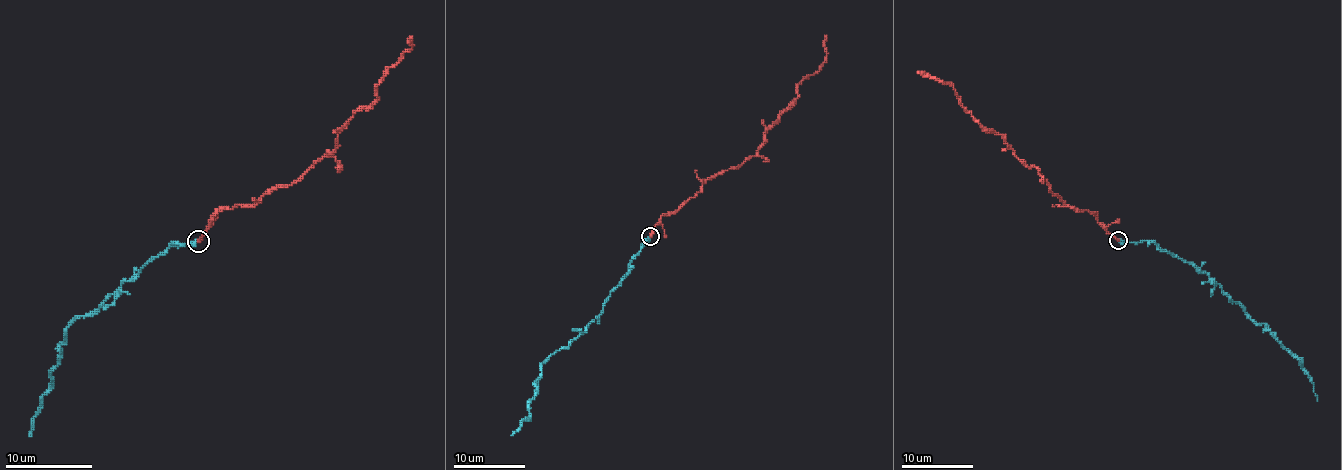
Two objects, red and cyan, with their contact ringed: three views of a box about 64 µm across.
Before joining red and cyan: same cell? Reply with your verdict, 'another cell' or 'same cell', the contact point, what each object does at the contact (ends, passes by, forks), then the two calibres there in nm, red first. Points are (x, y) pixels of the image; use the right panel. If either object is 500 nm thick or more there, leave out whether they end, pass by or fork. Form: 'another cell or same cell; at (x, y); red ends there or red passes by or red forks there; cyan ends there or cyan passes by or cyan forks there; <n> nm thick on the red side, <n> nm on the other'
same cell; at (1118, 240); red ends there; cyan ends there; 260 nm thick on the red side, 400 nm on the other

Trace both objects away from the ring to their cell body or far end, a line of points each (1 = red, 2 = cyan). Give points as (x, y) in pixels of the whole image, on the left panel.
1: (197, 242), (219, 211), (287, 187), (335, 148), (337, 132), (375, 102), (377, 84), (412, 47), (409, 36)
2: (197, 242), (173, 242), (66, 329), (51, 388), (42, 397), (29, 436)

